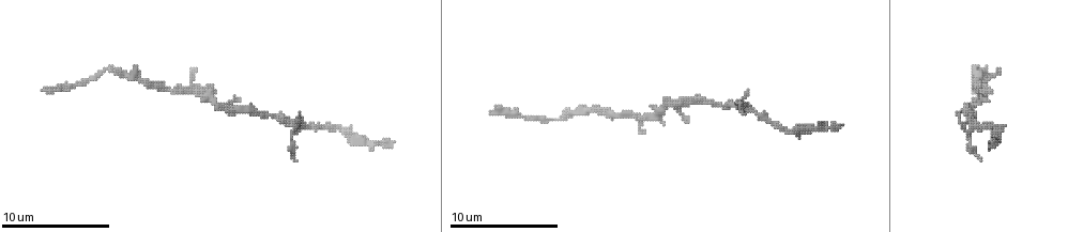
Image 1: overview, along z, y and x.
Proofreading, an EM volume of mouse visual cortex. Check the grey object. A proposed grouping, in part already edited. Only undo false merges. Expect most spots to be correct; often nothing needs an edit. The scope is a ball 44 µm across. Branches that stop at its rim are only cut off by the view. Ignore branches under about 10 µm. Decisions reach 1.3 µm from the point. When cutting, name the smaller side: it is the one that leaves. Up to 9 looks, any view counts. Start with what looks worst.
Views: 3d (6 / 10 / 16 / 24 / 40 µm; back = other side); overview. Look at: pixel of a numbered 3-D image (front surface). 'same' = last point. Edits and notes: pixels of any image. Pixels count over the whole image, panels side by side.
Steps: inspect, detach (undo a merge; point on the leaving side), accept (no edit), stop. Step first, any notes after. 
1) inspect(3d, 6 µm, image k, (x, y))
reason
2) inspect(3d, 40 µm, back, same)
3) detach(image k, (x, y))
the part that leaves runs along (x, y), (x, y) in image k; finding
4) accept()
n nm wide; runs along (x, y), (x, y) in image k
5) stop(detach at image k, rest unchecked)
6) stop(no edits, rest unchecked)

inspect(3d, 10 µm, image 1, (212, 105))
two arms in line, one across

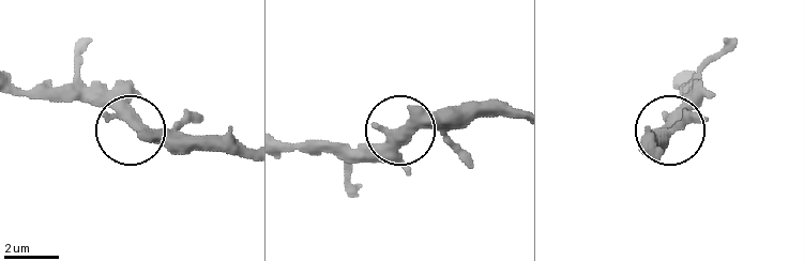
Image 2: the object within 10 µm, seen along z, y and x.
accept()
all the same cell

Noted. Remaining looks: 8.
inspect(3d, 16 µm, image 1, (102, 70))
thin neck

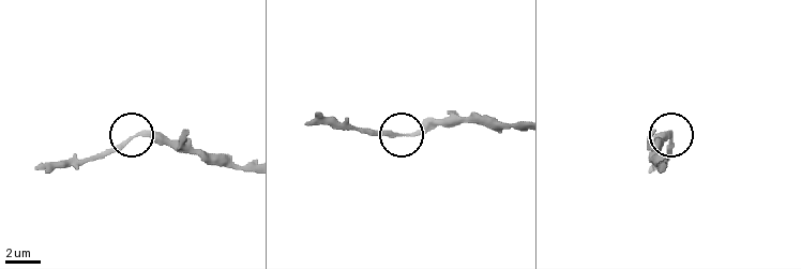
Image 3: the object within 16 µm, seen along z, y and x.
accept()
runs along (247, 167), (208, 163), (139, 133), (97, 158) in image 3; continuous, no second cell

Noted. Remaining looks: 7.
inspect(3d, 16 µm, image 1, (280, 118))
sudden change in width

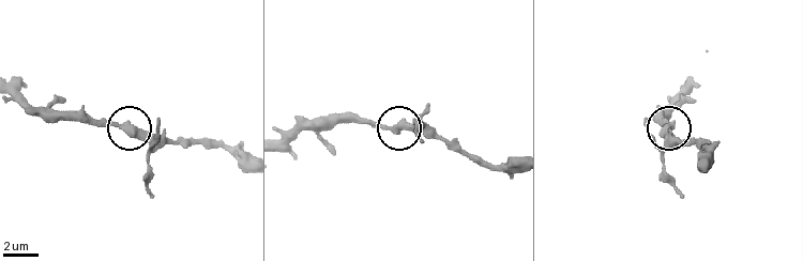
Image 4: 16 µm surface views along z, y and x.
accept()
430 nm wide; one cell here

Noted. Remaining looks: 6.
inspect(3d, 10 µm, image 1, (785, 130))

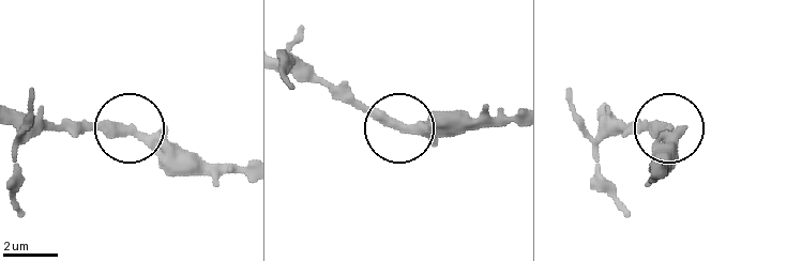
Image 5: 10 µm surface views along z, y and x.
accept()
360 nm wide; runs along (12, 108), (54, 124), (130, 124), (157, 134), (210, 170) in image 5; one cell here

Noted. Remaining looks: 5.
stop(no edits, rest unchecked)

